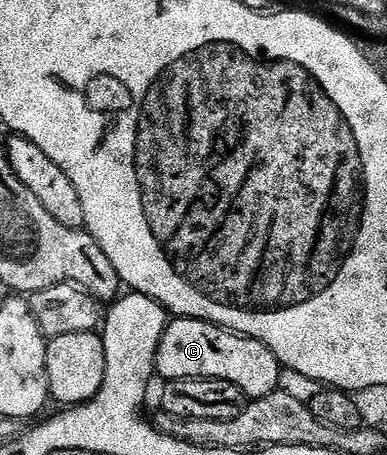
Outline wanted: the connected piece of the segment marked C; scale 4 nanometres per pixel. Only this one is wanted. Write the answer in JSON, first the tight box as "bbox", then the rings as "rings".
{"bbox":[154,318,283,400],"rings":[[[174,318],[167,323],[154,367],[163,381],[196,378],[232,382],[232,386],[240,386],[250,400],[259,400],[278,391],[278,379],[283,370],[272,350],[259,340],[240,336],[207,320],[185,318]]]}

